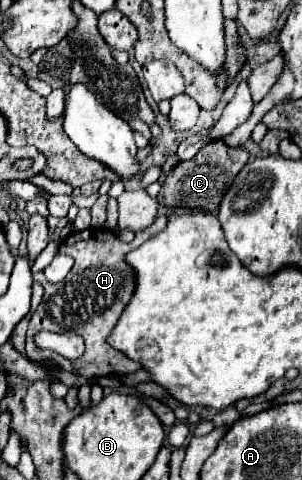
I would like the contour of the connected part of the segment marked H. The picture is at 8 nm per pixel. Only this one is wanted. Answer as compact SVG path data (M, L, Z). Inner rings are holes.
M157 216L155 222L143 230L135 232L133 242L125 244L121 242L113 232L109 230L83 230L83 232L73 232L69 234L61 246L61 254L69 254L75 260L75 266L71 272L65 276L65 280L51 284L45 280L43 274L35 274L35 282L39 282L45 288L43 300L37 306L37 310L31 314L29 320L29 330L27 330L27 356L33 360L43 360L43 358L53 358L59 362L59 366L71 374L79 374L85 378L95 378L95 376L107 376L107 374L131 374L139 370L141 366L133 362L131 358L123 356L115 348L107 344L107 336L117 324L117 318L121 316L125 304L133 296L135 290L135 272L125 264L125 254L139 248L145 240L161 232L167 224L167 216ZM39 330L51 330L51 332L75 332L85 340L85 354L79 360L67 360L63 356L49 354L49 350L41 350L33 342L33 334Z

